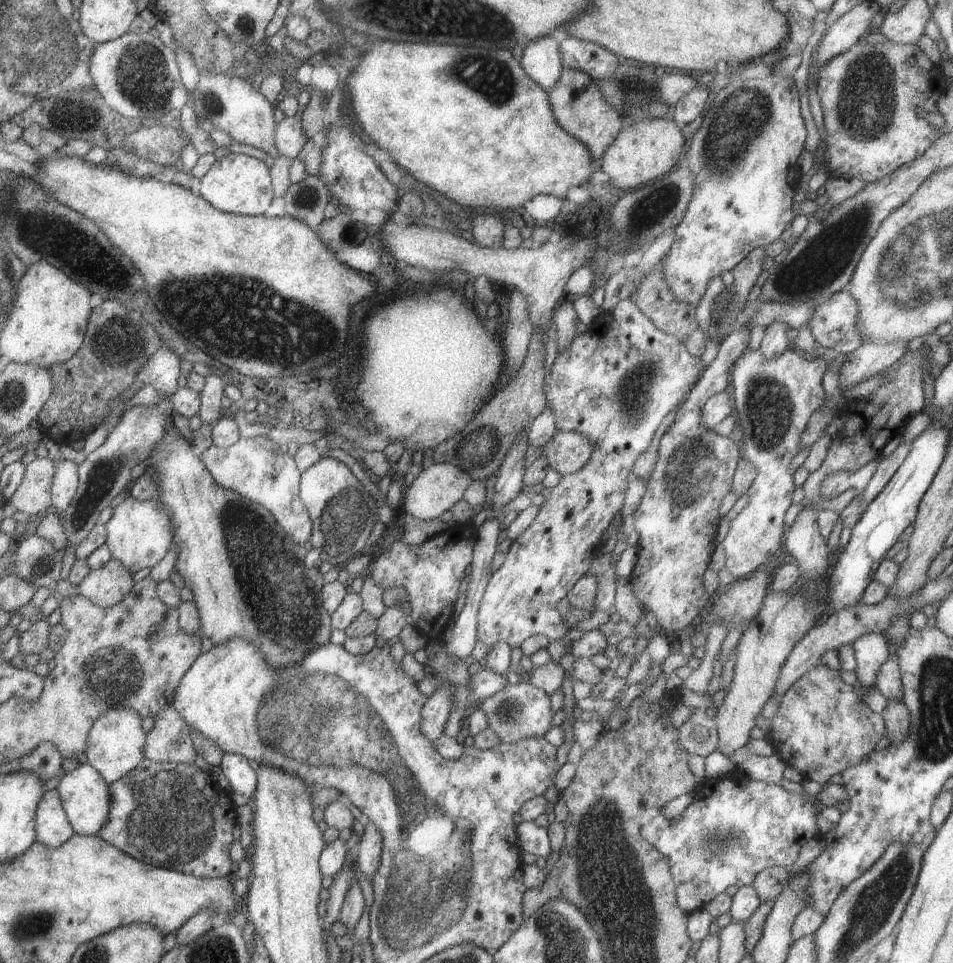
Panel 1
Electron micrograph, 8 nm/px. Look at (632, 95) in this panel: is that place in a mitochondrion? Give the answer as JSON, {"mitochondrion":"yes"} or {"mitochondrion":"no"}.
{"mitochondrion":"yes"}

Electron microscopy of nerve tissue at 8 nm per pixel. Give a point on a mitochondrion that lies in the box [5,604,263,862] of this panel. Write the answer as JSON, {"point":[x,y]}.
{"point":[111,673]}

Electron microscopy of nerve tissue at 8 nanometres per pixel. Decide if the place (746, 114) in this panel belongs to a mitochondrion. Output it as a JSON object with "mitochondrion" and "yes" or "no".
{"mitochondrion":"yes"}

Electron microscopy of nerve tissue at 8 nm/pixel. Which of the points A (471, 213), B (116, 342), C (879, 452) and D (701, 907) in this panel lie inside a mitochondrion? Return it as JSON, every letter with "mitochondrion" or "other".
{"A":"other","B":"mitochondrion","C":"other","D":"other"}

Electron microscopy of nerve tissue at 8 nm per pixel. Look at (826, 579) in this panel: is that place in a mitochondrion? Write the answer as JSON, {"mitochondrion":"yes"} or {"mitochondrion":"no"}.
{"mitochondrion":"no"}

